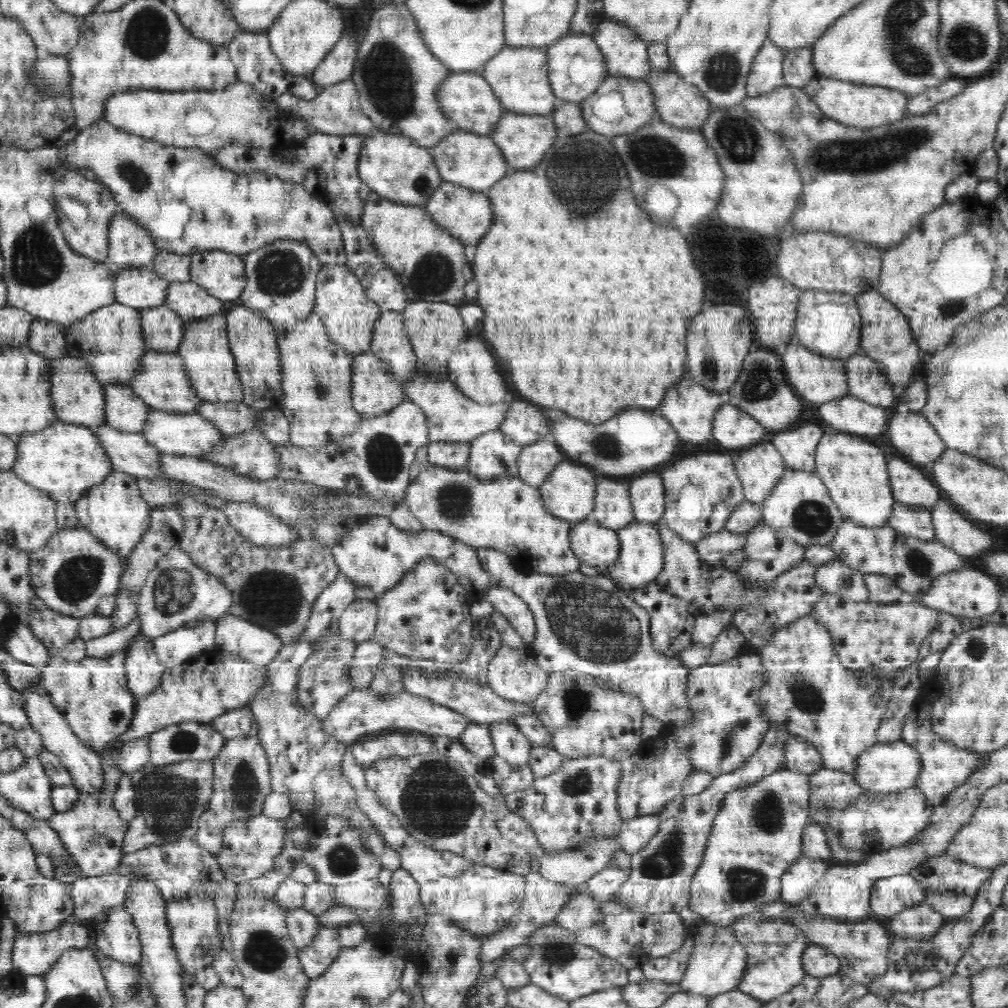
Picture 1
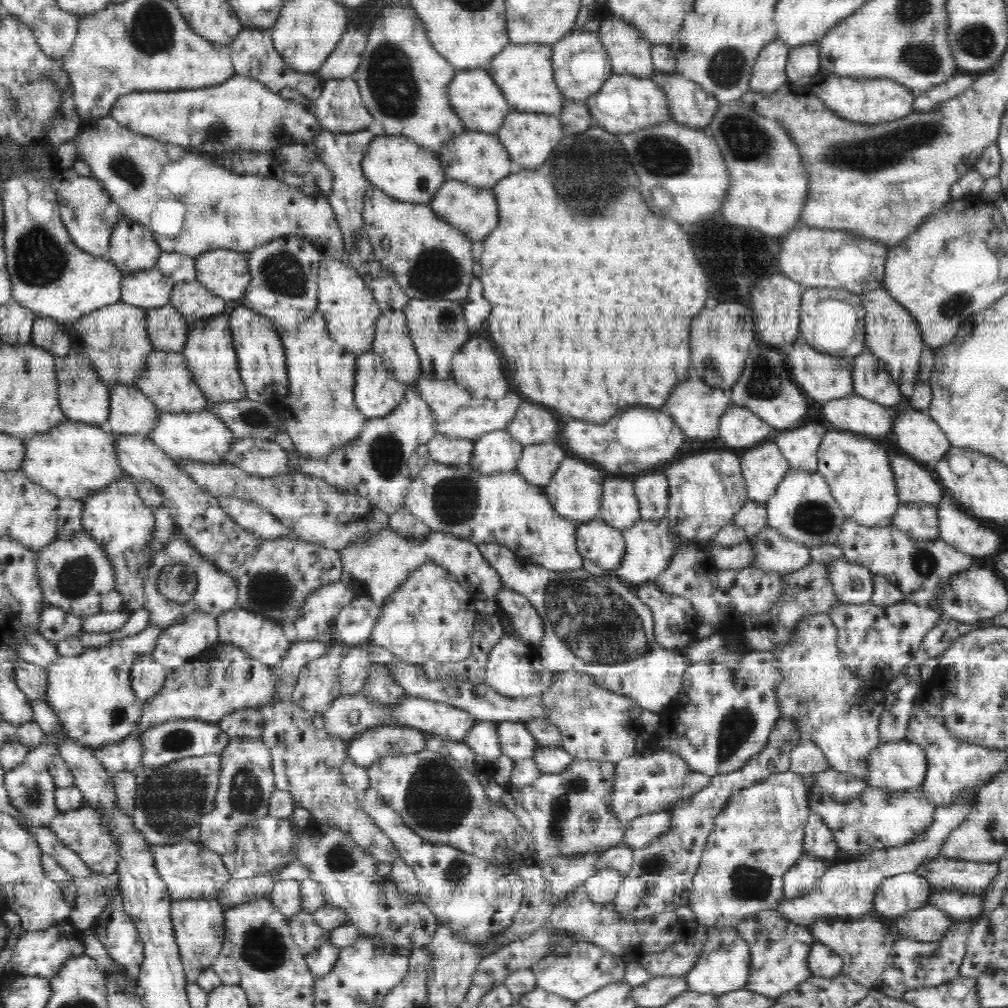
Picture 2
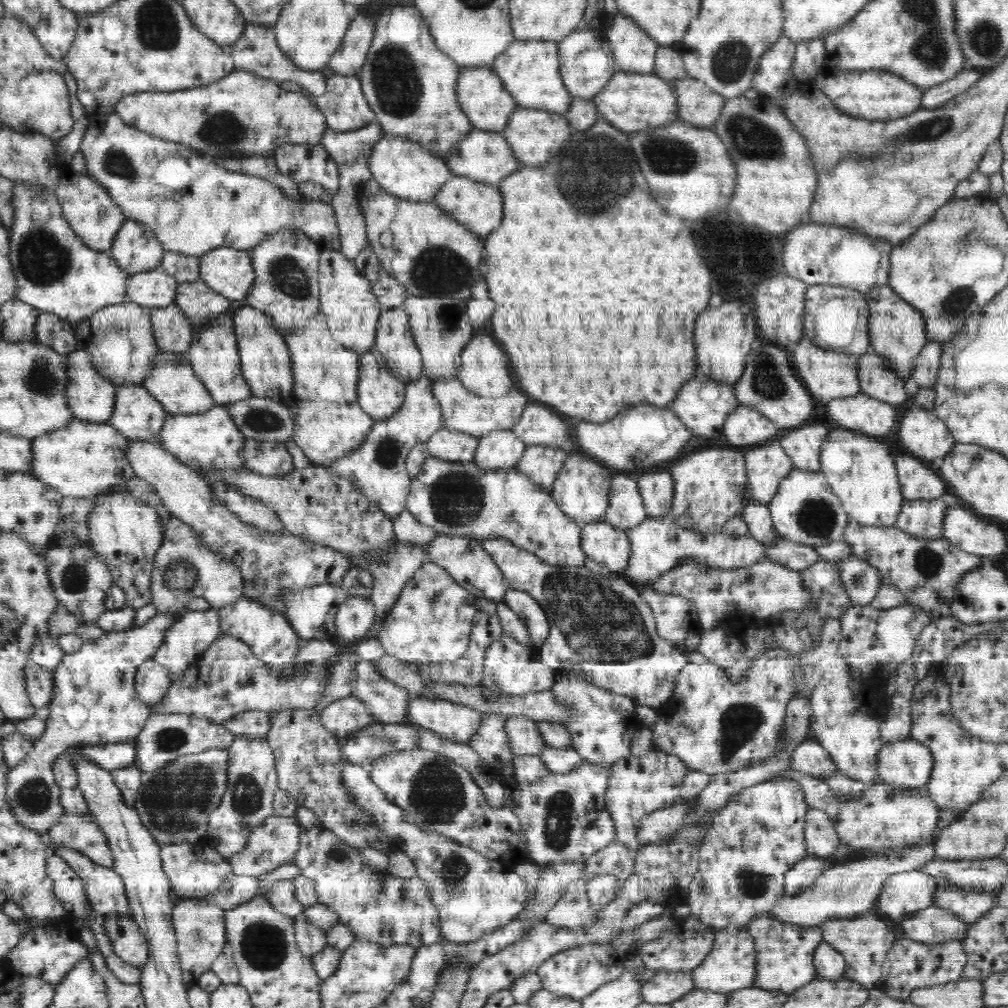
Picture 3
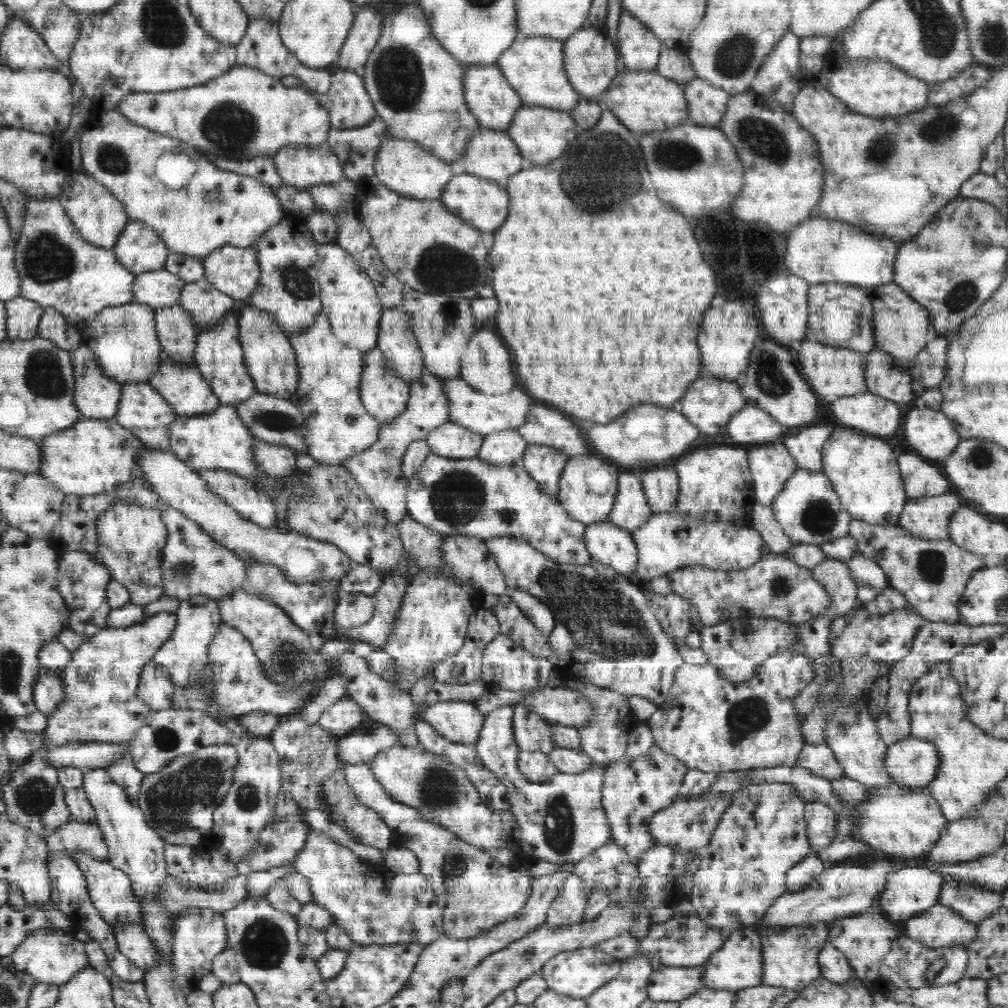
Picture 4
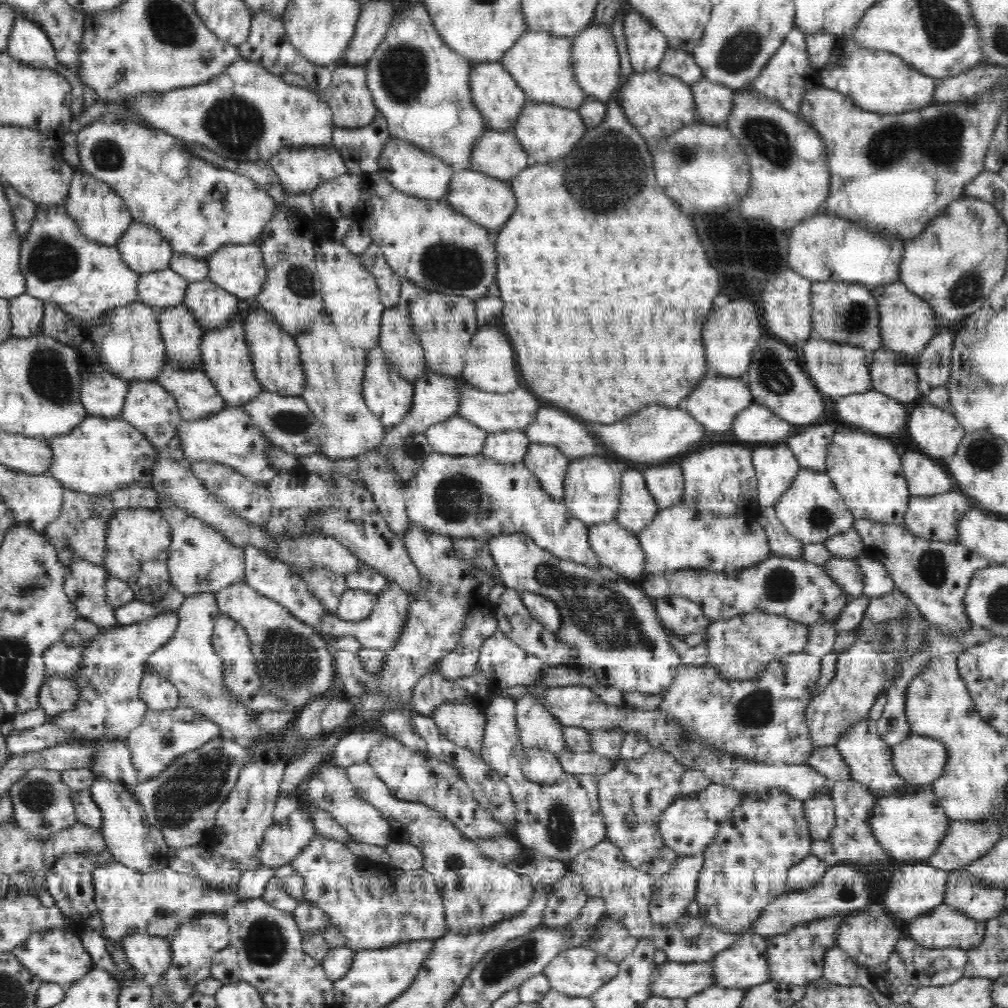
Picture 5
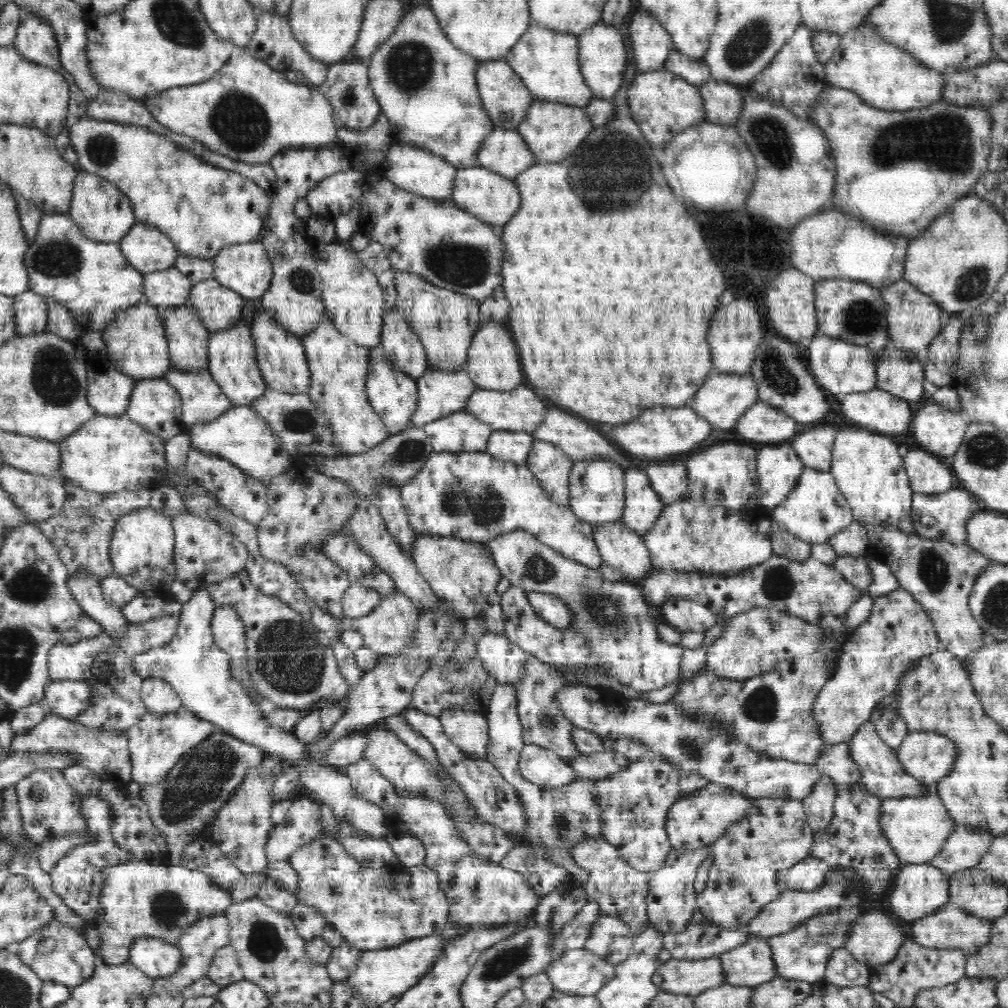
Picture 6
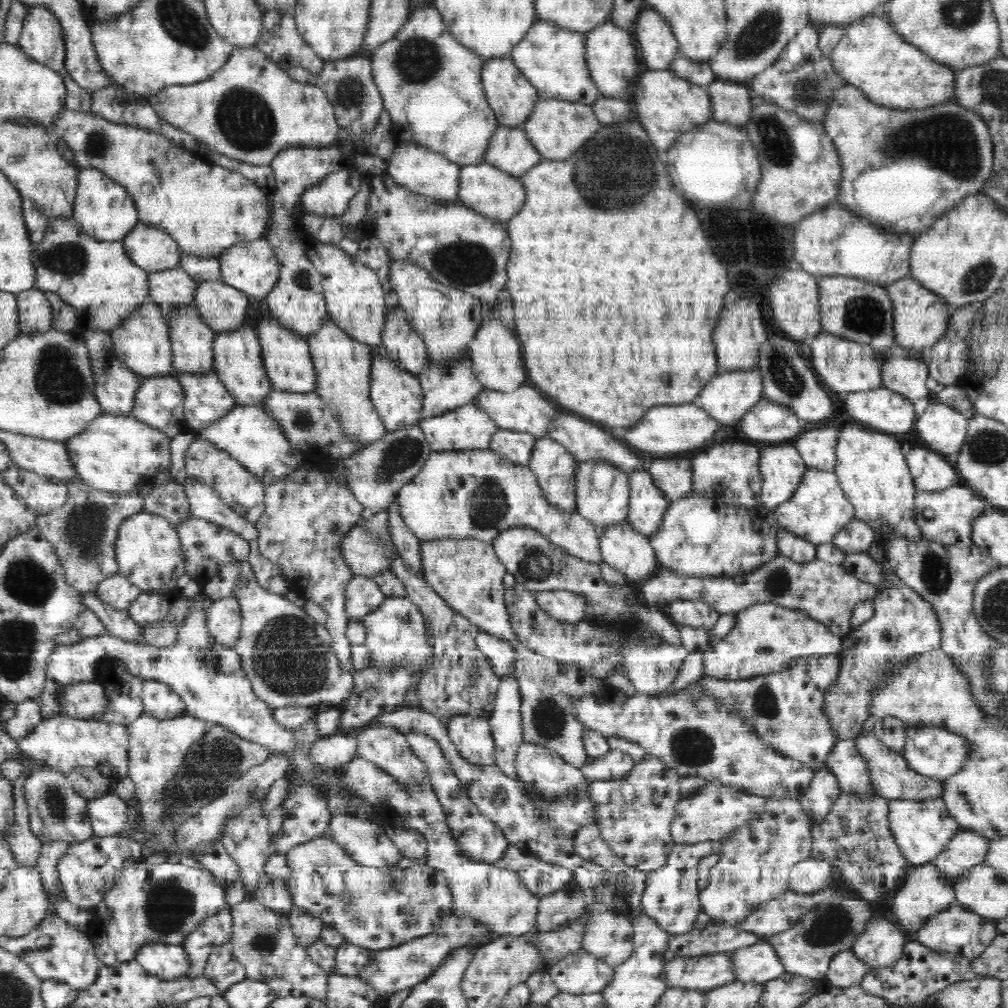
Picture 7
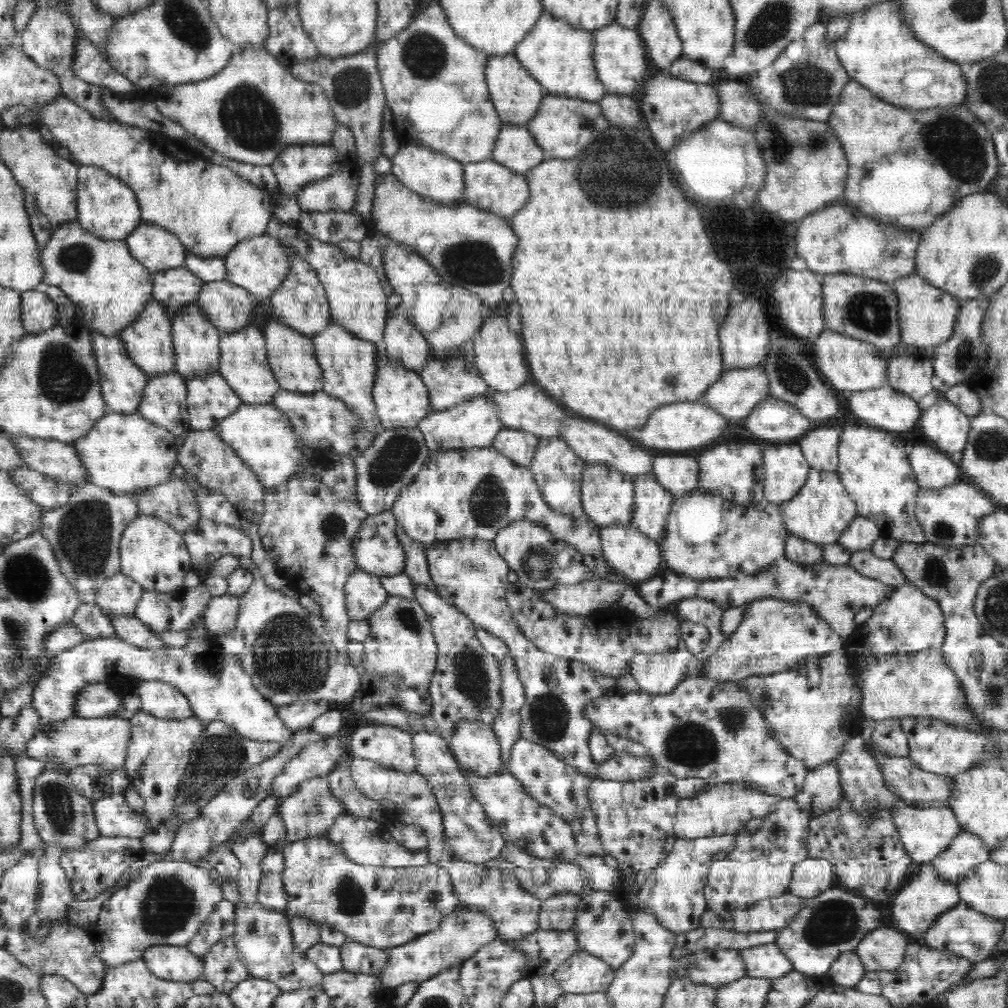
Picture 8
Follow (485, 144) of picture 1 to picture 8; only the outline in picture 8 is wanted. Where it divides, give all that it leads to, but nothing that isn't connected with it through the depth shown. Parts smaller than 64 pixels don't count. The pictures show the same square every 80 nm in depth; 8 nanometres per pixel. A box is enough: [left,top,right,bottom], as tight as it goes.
[491,125,545,174]

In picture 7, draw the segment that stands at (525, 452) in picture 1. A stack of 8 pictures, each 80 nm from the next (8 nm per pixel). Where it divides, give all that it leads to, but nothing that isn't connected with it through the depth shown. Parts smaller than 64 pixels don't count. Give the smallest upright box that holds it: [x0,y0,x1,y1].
[528,436,578,511]

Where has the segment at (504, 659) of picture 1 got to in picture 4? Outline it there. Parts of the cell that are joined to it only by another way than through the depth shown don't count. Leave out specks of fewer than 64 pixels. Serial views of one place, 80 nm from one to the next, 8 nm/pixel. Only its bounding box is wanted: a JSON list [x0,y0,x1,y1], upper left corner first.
[481,633,553,692]

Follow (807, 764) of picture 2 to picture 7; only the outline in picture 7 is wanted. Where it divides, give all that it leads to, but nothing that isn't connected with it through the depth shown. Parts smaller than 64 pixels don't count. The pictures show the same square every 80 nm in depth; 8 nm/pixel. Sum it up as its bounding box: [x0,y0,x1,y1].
[821,738,874,797]

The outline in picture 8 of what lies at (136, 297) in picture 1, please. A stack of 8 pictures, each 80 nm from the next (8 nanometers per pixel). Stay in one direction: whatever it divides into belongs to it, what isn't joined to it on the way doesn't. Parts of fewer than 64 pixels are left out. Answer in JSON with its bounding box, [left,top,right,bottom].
[151,267,203,316]

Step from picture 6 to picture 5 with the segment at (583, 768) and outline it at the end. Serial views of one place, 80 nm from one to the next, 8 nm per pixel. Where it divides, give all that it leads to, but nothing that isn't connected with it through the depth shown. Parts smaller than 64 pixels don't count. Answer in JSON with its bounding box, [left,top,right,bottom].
[557,750,616,777]

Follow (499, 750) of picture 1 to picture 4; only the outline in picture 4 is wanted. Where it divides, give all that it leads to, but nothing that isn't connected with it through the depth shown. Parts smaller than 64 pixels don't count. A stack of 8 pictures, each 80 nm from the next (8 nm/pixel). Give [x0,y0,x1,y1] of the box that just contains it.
[513,704,554,752]

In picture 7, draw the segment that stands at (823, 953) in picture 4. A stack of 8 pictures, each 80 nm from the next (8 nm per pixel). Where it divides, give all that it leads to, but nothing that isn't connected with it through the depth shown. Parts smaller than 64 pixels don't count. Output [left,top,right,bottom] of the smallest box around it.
[824,949,869,988]

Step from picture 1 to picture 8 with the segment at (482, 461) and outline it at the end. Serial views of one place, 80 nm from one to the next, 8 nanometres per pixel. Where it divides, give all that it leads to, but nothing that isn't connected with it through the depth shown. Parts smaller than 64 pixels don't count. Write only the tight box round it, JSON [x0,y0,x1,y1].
[491,428,539,467]

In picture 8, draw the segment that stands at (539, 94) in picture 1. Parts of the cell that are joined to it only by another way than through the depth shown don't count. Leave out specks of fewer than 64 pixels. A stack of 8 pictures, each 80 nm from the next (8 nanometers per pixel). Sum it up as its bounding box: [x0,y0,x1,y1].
[512,14,607,102]

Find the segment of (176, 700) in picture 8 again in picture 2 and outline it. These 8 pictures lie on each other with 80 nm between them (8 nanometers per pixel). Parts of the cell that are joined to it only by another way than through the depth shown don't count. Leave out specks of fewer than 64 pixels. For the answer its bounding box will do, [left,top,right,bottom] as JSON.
[132,653,168,701]

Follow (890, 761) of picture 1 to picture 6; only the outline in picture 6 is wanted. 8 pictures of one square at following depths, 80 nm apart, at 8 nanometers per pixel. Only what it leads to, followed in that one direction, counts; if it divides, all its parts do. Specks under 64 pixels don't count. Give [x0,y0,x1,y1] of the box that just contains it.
[895,732,956,784]

